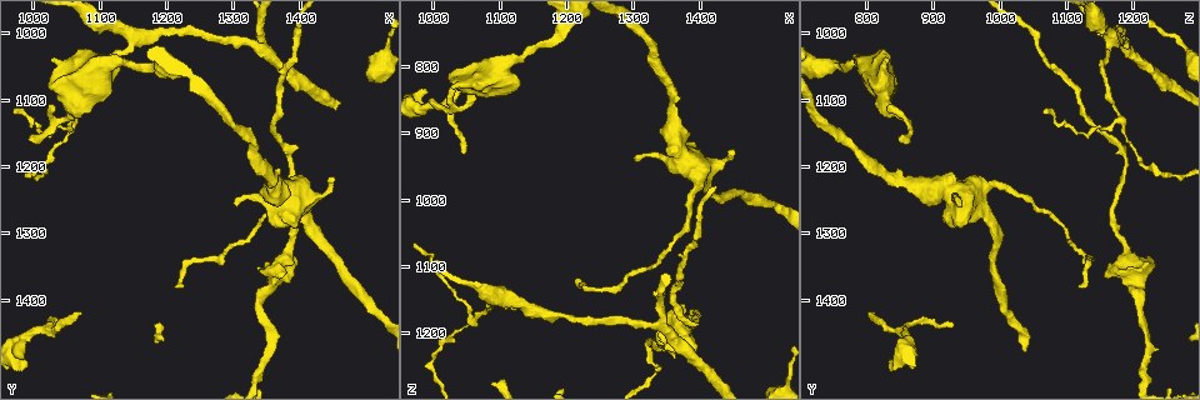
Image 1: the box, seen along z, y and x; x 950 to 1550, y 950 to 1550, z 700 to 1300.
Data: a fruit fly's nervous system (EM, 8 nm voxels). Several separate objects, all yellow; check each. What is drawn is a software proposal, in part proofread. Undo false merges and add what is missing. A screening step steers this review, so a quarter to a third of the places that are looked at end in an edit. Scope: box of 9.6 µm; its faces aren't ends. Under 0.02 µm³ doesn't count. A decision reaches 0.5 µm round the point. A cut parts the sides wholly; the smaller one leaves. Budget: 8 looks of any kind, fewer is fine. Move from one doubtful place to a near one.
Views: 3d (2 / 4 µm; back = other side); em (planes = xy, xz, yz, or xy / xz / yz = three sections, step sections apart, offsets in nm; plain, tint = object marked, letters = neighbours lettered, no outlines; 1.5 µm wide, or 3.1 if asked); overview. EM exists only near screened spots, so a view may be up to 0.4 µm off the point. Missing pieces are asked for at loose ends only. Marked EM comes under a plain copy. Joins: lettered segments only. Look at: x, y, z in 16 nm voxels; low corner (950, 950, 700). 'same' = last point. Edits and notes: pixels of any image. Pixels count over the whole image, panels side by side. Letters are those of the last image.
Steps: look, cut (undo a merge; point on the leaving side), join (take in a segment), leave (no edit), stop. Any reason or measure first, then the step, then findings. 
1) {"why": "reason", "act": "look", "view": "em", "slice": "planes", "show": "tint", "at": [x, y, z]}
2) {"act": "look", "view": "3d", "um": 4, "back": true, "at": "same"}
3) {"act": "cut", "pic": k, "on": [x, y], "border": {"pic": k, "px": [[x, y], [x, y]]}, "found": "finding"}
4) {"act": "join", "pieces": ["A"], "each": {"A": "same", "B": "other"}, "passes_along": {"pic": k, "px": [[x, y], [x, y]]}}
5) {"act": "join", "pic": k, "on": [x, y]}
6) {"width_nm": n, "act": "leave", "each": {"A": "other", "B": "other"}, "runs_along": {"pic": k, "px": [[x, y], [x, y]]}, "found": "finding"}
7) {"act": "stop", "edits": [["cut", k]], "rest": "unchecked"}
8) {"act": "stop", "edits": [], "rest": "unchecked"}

{"why": "thick end", "act": "look", "view": "em", "slice": "xy", "step": 8, "show": "letters", "at": [1030, 1040, 830]}

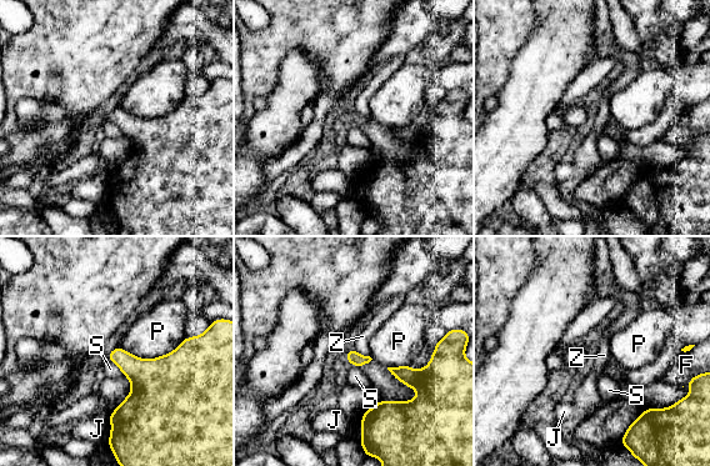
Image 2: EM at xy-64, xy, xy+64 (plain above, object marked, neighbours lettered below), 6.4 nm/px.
{"act": "leave", "each": {"F": "other", "J": "other", "P": "other", "S": "other", "Z": "other"}, "found": "no lettered segment goes on from it"}

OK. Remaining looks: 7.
{"why": "a narrow waist", "act": "look", "view": "3d", "um": 4, "at": [1155, 1055, 770]}

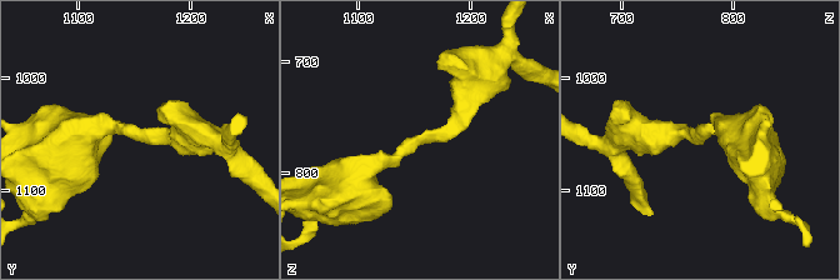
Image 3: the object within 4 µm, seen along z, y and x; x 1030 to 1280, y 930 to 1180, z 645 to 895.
{"arm_widths_nm": [240, 300], "act": "look", "view": "em", "slice": "planes", "show": "letters", "at": [1158, 1052, 772]}

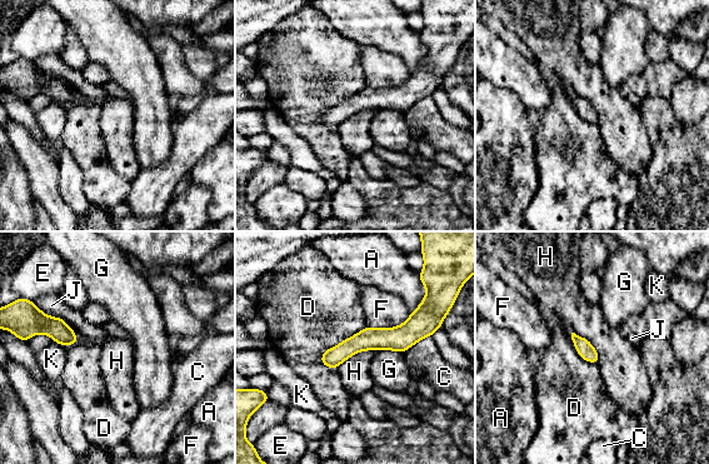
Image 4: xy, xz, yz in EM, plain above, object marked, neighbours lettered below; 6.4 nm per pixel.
{"width_nm": 110, "act": "leave", "each": {"A": "other", "C": "other", "D": "other", "E": "other", "F": "other", "G": "other", "H": "other", "J": "other", "K": "other"}, "border": {"pic": 4, "px": [[377, 349], [359, 350], [335, 368]]}, "found": "continuous, no second neuron"}

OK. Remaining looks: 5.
{"why": "arms part here", "act": "look", "view": "em", "slice": "planes", "show": "tint", "at": [1150, 1000, 1165]}

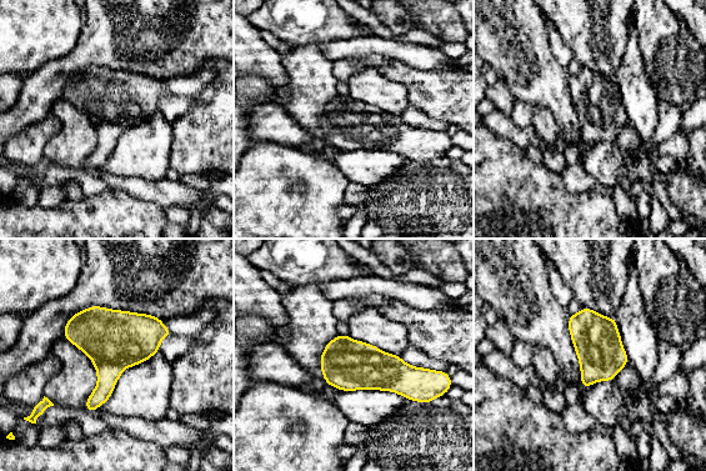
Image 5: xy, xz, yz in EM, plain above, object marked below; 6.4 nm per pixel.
{"why": "what lies round it", "act": "look", "view": "em", "slice": "planes", "show": "letters", "at": "same"}

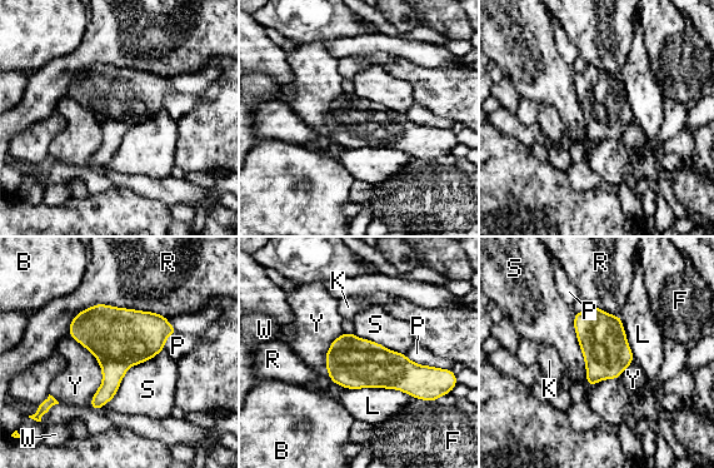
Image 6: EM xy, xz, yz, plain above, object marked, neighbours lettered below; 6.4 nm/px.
{"act": "leave", "each": {"B": "other", "F": "other", "K": "other", "L": "other", "P": "other", "R": "other", "S": "other", "W": "other", "Y": "other"}, "found": "continuous, no second neuron"}

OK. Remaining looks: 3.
{"why": "free end", "act": "look", "view": "3d", "um": 2, "at": [1375, 1365, 1155]}

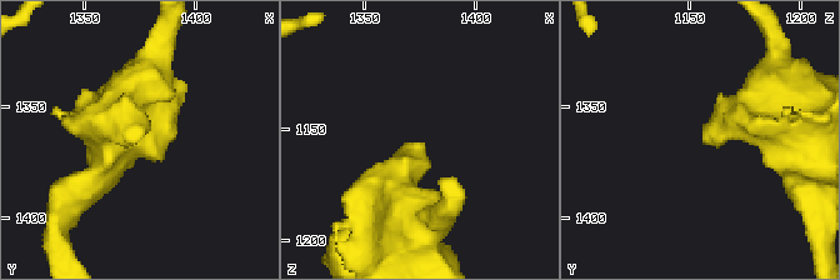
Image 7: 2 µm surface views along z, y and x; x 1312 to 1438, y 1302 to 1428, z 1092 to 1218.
{"act": "look", "view": "em", "slice": "planes", "show": "letters", "at": [1377, 1362, 1157]}

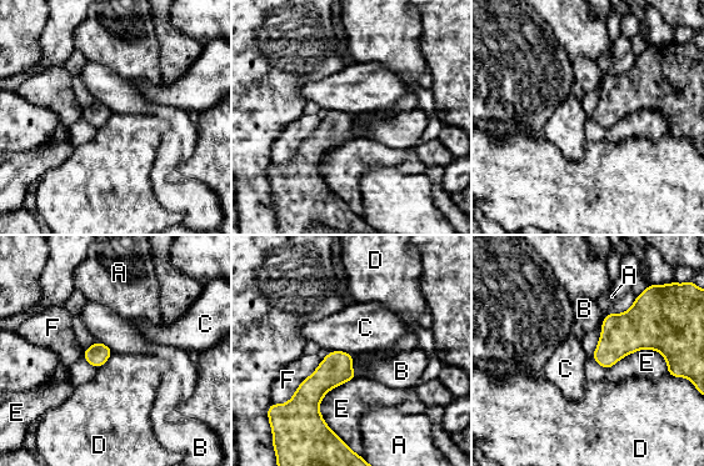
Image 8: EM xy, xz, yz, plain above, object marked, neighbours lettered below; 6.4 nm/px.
{"act": "leave", "each": {"A": "other", "B": "other", "C": "other", "D": "other", "E": "other", "F": "other"}, "border": {"pic": 8, "px": [[352, 356], [352, 371], [357, 376]]}, "found": "no lettered segment goes on from it"}

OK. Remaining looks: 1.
{"act": "stop", "edits": [], "rest": "unchecked"}

